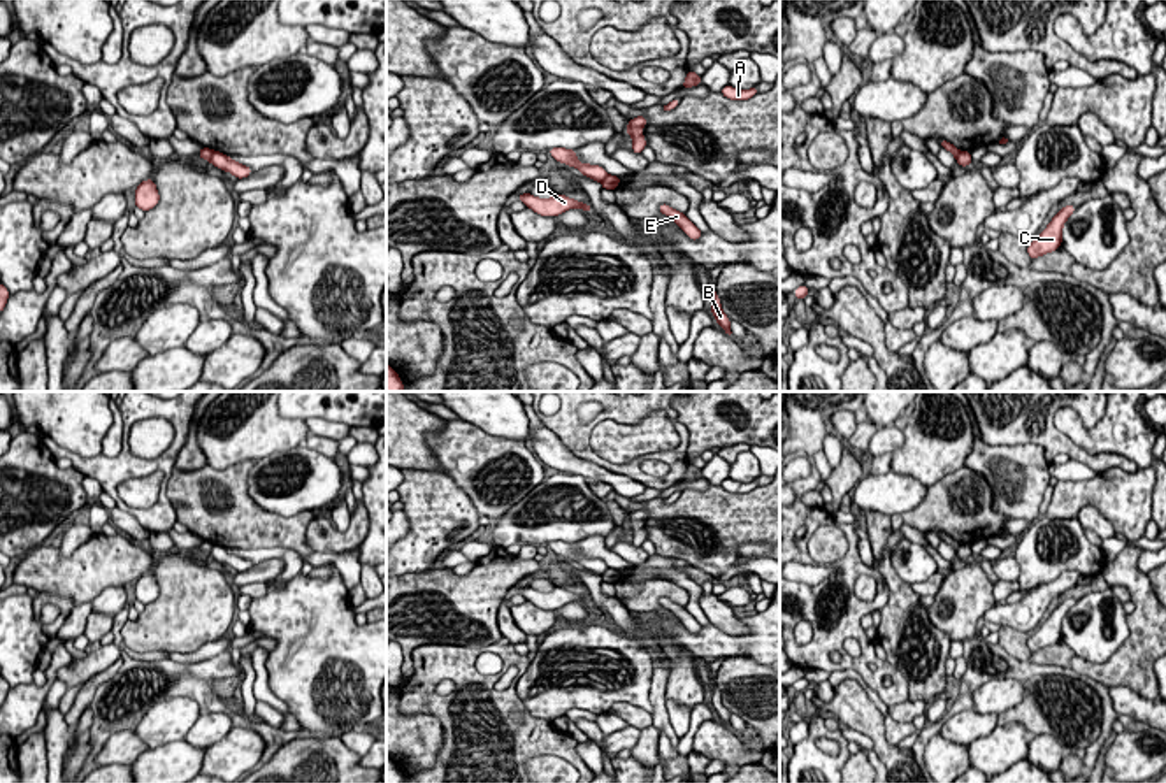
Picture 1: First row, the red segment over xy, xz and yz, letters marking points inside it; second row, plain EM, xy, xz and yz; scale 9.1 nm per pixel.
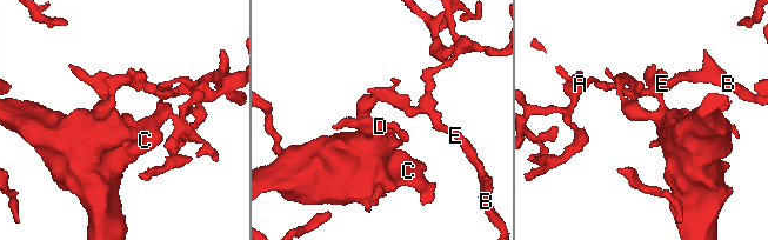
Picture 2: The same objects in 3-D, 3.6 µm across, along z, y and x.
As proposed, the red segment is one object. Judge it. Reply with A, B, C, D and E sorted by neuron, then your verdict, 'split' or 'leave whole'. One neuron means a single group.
groups A B E / C D; split

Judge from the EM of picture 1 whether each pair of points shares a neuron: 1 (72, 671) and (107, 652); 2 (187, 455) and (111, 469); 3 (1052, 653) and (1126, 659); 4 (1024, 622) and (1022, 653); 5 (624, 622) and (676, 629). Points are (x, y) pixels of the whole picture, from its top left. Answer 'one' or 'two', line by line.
1: one
2: two
3: two
4: two
5: two

